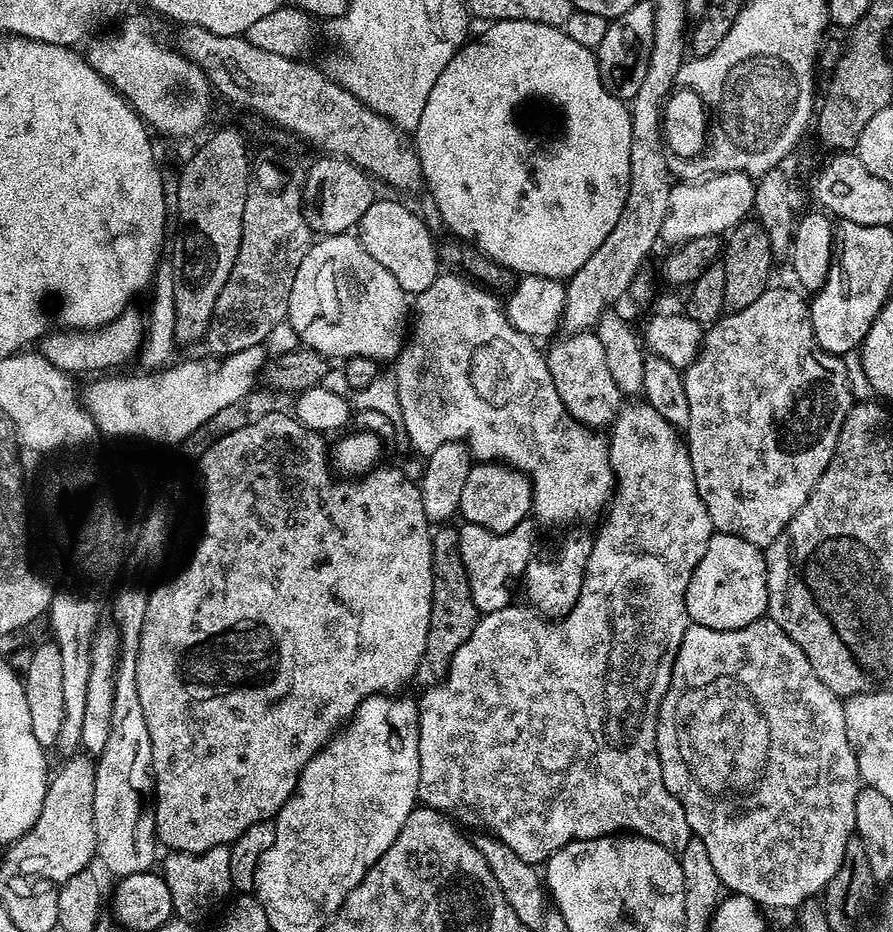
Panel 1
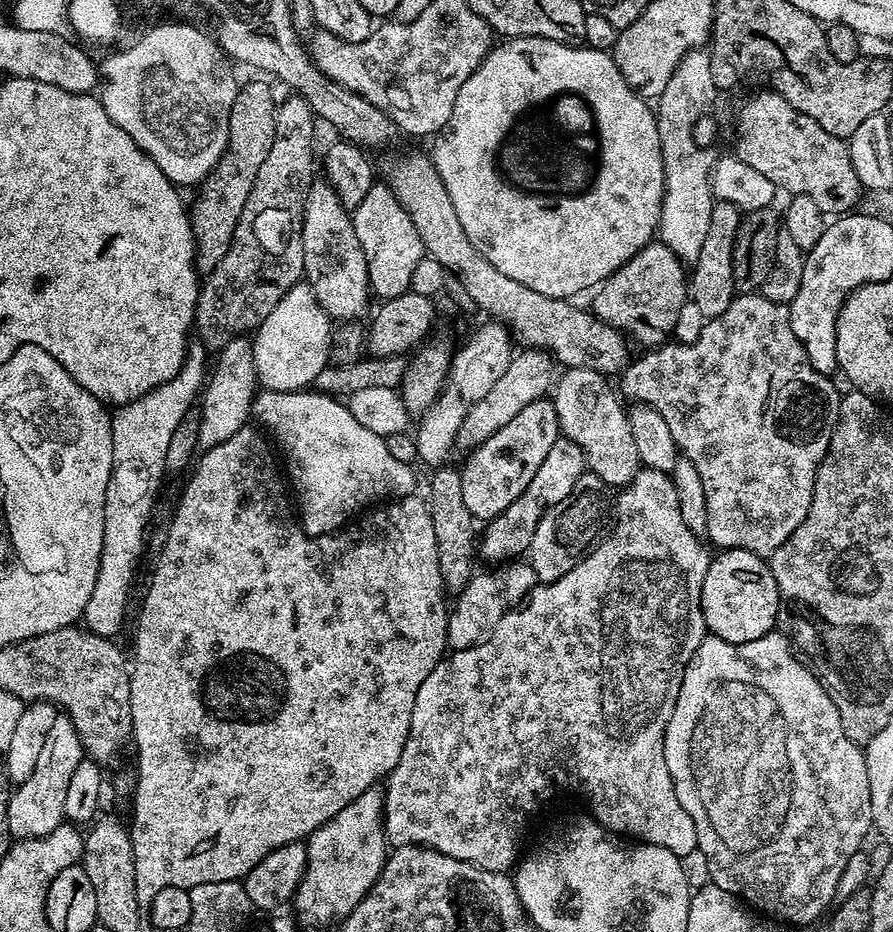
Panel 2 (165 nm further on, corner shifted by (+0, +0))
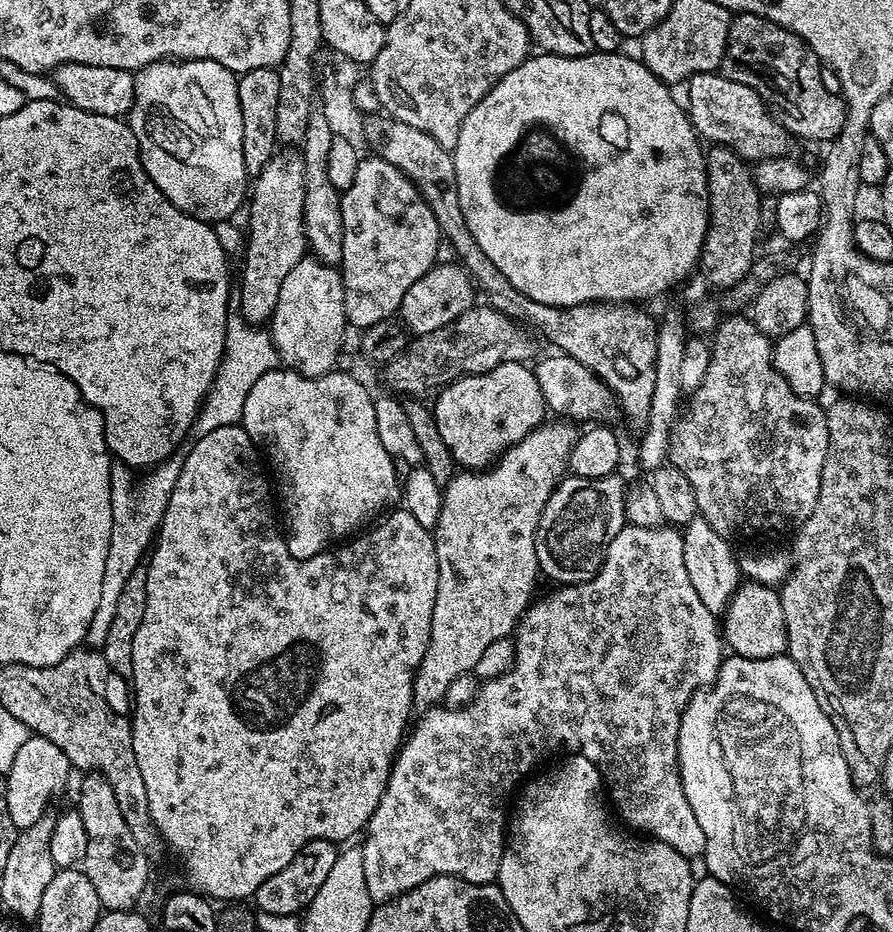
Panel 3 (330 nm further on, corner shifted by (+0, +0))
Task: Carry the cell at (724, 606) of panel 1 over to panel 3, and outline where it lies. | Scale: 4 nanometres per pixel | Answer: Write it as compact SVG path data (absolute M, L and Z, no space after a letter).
M741 583L722 613L722 640L727 647L728 644L732 647L731 651L737 656L757 660L785 655L788 639L779 591L766 584Z

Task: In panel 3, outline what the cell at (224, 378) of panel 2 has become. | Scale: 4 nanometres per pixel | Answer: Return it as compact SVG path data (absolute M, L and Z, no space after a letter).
M280 150L273 156L270 163L255 173L254 183L250 188L250 203L247 205L248 212L248 245L244 248L244 269L240 272L240 308L239 315L243 316L249 324L253 326L264 326L272 319L272 311L274 306L278 306L278 293L282 291L282 282L286 282L286 274L290 274L290 270L294 270L294 266L298 266L300 260L306 256L306 241L304 238L304 199L306 198L306 190L304 189L304 158L299 151L296 150Z

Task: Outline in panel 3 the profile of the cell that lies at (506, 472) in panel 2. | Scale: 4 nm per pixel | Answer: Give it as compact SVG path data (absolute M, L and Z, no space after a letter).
M506 361L486 373L463 376L445 385L431 405L438 422L438 434L450 450L453 461L464 470L483 470L510 446L522 442L546 420L538 378L527 363Z

